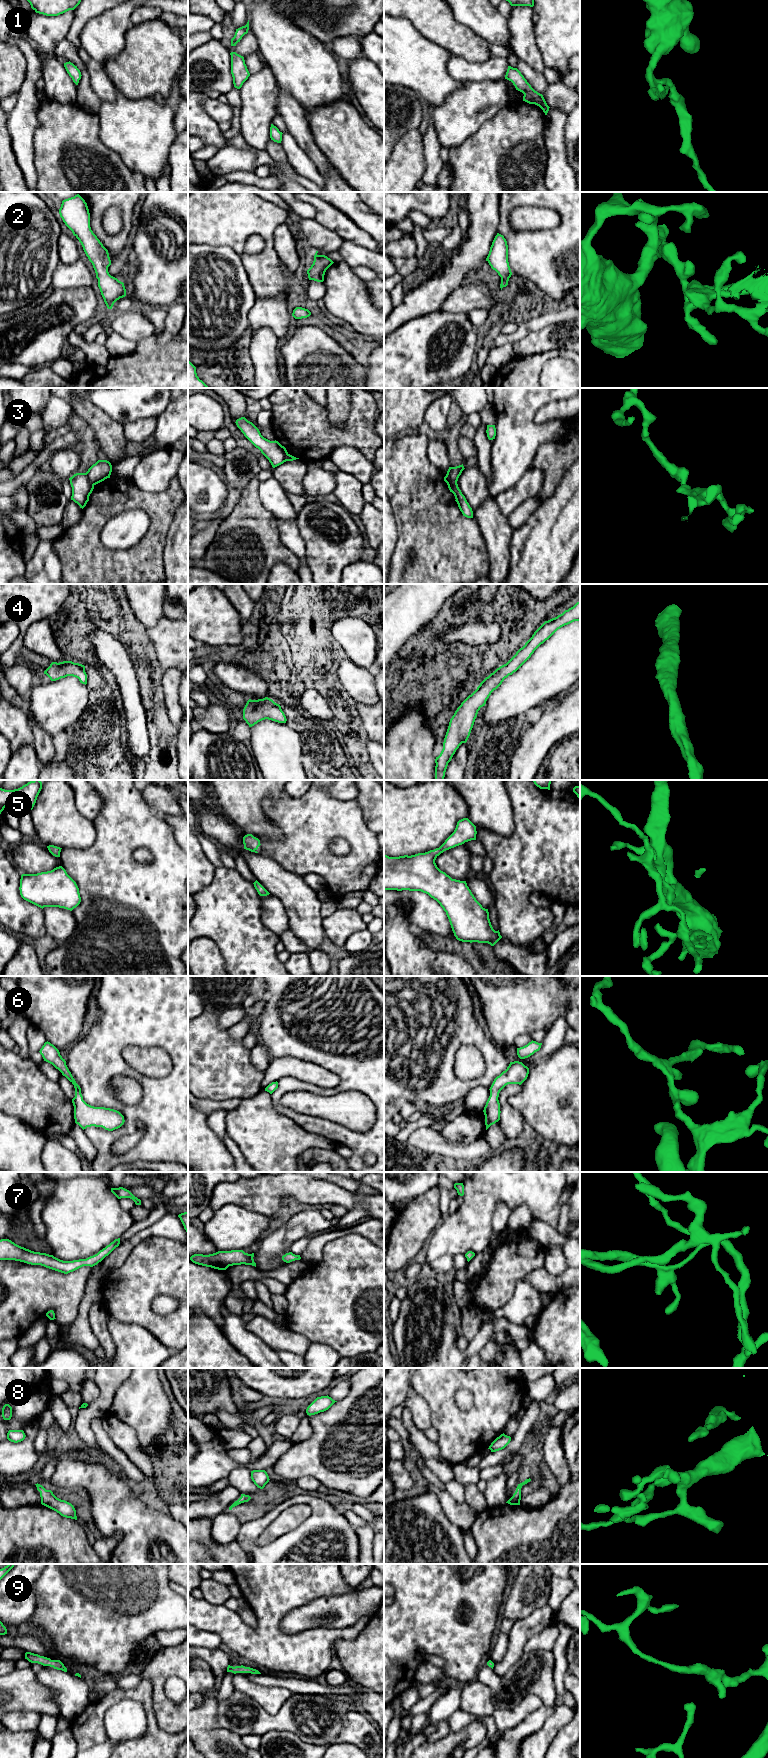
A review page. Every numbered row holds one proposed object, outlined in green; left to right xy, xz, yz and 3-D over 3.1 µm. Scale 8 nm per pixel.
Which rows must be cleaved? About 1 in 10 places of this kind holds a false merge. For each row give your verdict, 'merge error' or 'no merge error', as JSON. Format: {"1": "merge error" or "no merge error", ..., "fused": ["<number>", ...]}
{"1": "no merge error", "2": "no merge error", "3": "merge error", "4": "no merge error", "5": "no merge error", "6": "no merge error", "7": "no merge error", "8": "no merge error", "9": "no merge error", "fused": ["3"]}

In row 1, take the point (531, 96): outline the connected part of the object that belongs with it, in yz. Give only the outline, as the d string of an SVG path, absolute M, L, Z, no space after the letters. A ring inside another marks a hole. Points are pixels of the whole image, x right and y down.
M508 66L505 79L511 81L516 90L524 94L523 101L539 106L545 115L547 115L550 107L547 105L543 95L531 87L531 85L527 82L527 80L517 68Z

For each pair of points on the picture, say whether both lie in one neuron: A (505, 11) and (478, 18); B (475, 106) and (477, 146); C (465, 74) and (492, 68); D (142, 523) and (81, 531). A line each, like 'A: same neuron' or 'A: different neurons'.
A: different neurons
B: different neurons
C: same neuron
D: different neurons

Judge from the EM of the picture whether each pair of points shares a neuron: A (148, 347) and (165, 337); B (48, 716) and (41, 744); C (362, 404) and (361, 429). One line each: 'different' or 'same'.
A: different
B: different
C: same

